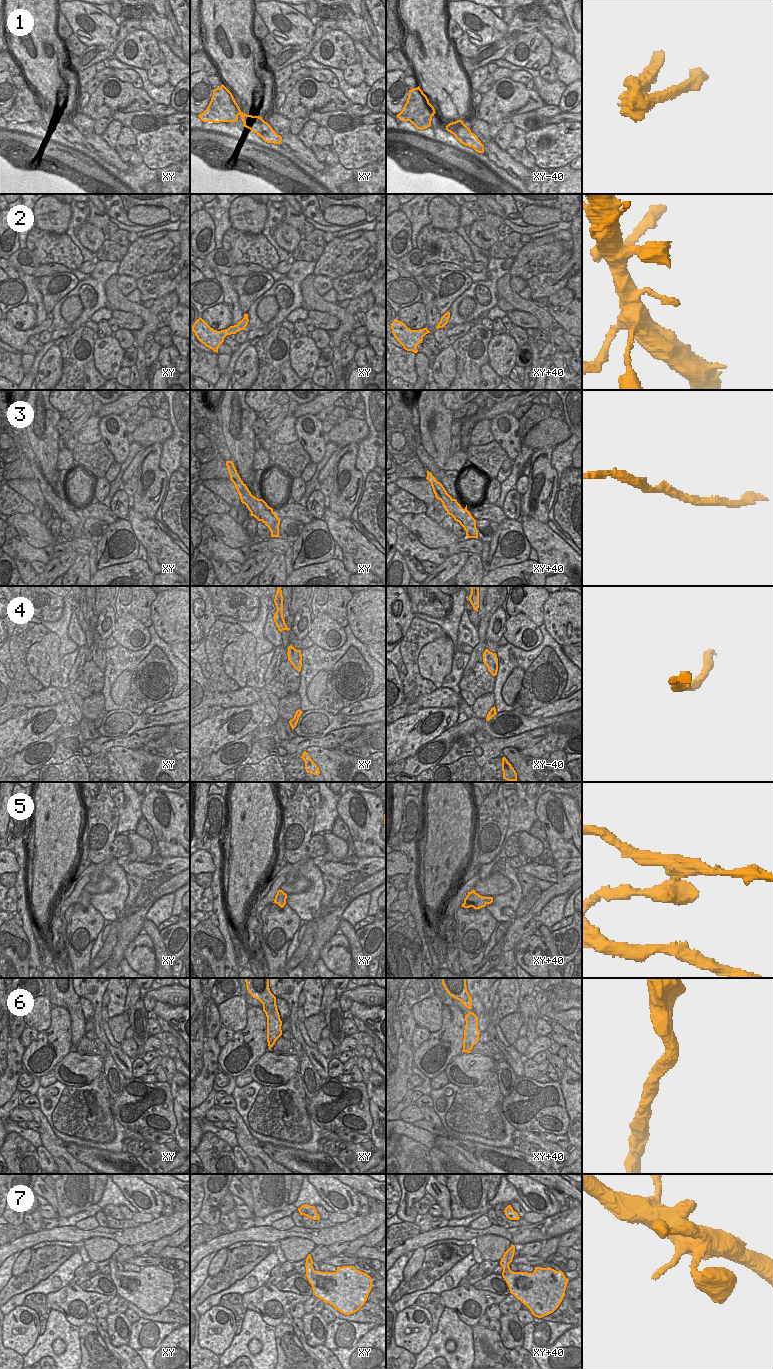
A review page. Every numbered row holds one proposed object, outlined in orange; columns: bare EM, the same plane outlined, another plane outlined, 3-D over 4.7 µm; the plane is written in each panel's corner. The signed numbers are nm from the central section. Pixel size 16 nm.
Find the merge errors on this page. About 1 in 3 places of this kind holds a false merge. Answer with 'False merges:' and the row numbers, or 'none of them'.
False merges: 1, 5

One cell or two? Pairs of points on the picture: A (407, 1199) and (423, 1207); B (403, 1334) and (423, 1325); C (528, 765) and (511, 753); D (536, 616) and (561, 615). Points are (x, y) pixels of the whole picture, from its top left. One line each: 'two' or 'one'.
A: two
B: one
C: one
D: two

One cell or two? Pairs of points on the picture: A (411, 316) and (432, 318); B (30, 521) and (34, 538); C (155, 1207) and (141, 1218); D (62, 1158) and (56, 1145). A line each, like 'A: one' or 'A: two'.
A: two
B: one
C: two
D: one

